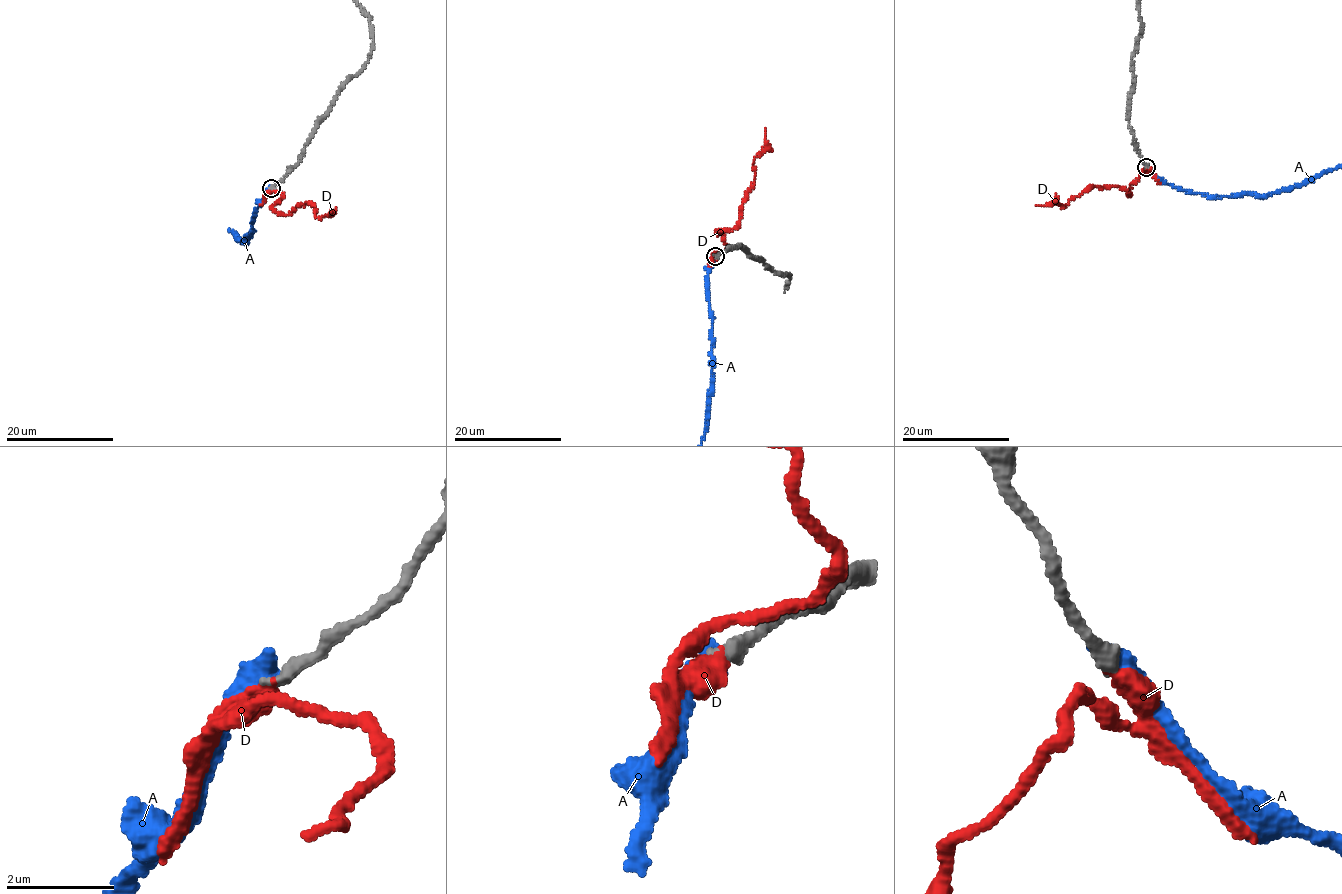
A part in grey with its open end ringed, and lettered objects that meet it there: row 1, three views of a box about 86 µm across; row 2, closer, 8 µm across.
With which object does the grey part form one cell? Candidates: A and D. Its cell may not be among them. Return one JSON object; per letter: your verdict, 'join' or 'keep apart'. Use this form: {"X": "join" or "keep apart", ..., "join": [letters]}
{"A": "keep apart", "D": "join", "join": ["D"]}

